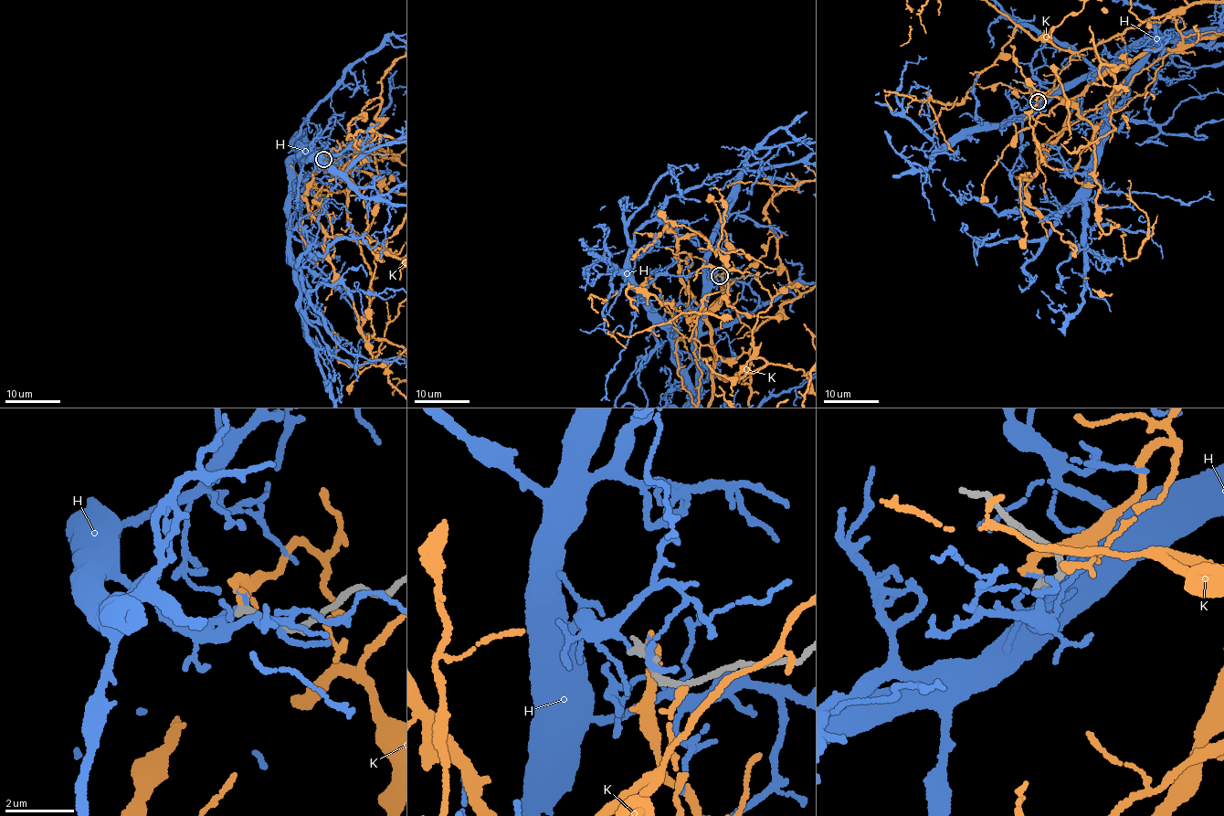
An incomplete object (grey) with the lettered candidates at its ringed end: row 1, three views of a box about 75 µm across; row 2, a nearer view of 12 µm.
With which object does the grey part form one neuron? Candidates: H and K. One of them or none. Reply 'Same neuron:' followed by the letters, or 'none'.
Same neuron: K

